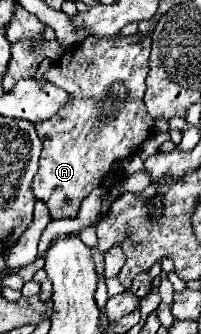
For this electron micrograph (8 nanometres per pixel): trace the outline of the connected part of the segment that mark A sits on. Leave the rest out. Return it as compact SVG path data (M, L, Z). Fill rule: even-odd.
M90 35L56 59L42 77L42 81L54 83L70 95L68 105L36 125L42 139L42 155L32 193L36 201L48 207L50 219L76 217L82 199L102 183L114 161L138 153L142 143L154 133L154 119L150 123L144 105L150 39L136 41L138 35L108 39Z

